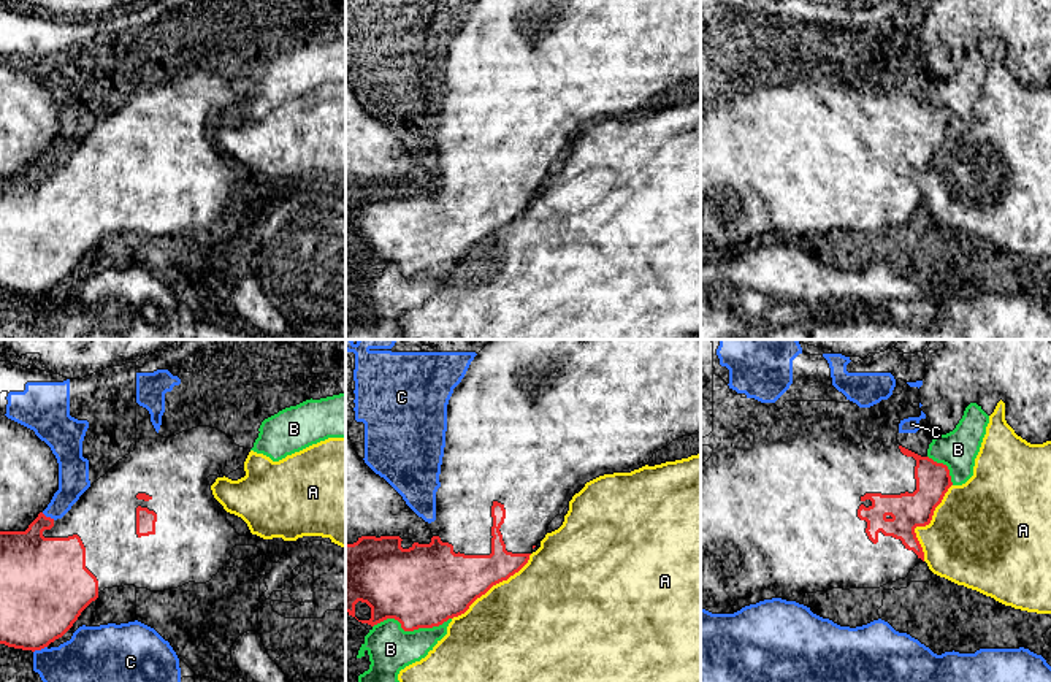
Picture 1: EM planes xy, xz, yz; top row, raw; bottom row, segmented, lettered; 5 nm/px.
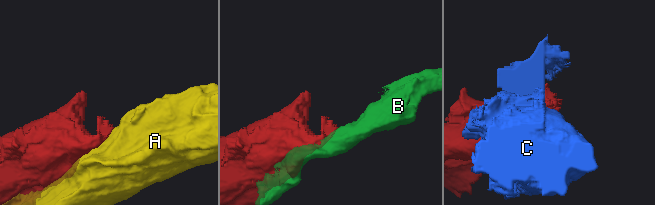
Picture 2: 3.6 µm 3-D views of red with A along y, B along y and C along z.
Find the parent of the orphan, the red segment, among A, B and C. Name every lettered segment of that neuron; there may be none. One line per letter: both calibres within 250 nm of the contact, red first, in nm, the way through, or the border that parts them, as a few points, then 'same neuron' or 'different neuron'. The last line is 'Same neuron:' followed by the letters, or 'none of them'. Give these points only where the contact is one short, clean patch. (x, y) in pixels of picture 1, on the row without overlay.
A: calibres 340 and 480 nm; different neuron
B: calibres 420 and 240 nm; different neuron
C: calibres 420 and 380 nm; different neuron
Same neuron: none of them

